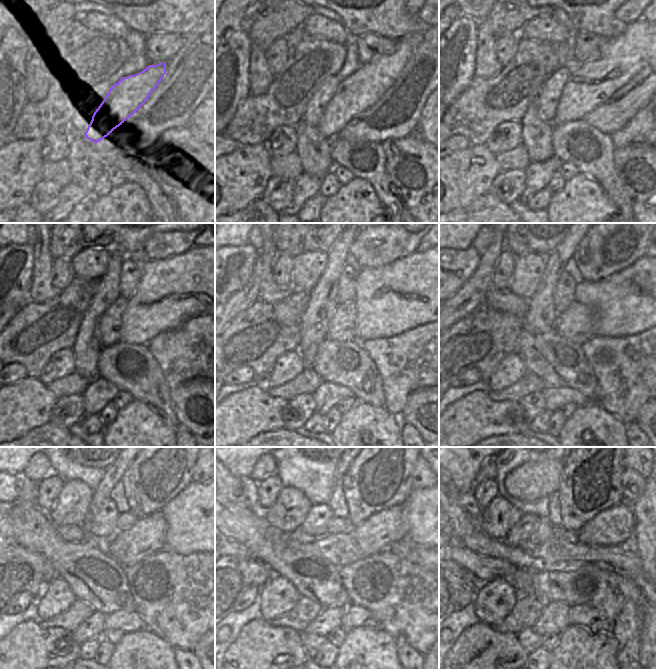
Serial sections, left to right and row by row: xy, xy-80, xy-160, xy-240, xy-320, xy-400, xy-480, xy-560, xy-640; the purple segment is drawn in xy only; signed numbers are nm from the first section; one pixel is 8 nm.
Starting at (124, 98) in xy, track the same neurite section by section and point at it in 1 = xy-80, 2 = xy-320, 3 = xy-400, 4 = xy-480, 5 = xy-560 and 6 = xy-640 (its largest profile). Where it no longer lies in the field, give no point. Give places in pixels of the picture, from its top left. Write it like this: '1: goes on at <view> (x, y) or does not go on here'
1: goes on at xy-80 (356, 93)
2: goes on at xy-320 (417, 289)
3: goes on at xy-400 (642, 296)
4: goes on at xy-480 (194, 517)
5: goes on at xy-560 (418, 509)
6: does not go on here

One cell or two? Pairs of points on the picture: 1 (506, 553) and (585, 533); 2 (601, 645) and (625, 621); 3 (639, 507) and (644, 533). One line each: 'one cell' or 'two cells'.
1: two cells
2: two cells
3: one cell

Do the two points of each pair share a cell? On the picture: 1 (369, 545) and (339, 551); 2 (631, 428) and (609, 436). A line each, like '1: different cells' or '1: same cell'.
1: different cells
2: different cells

